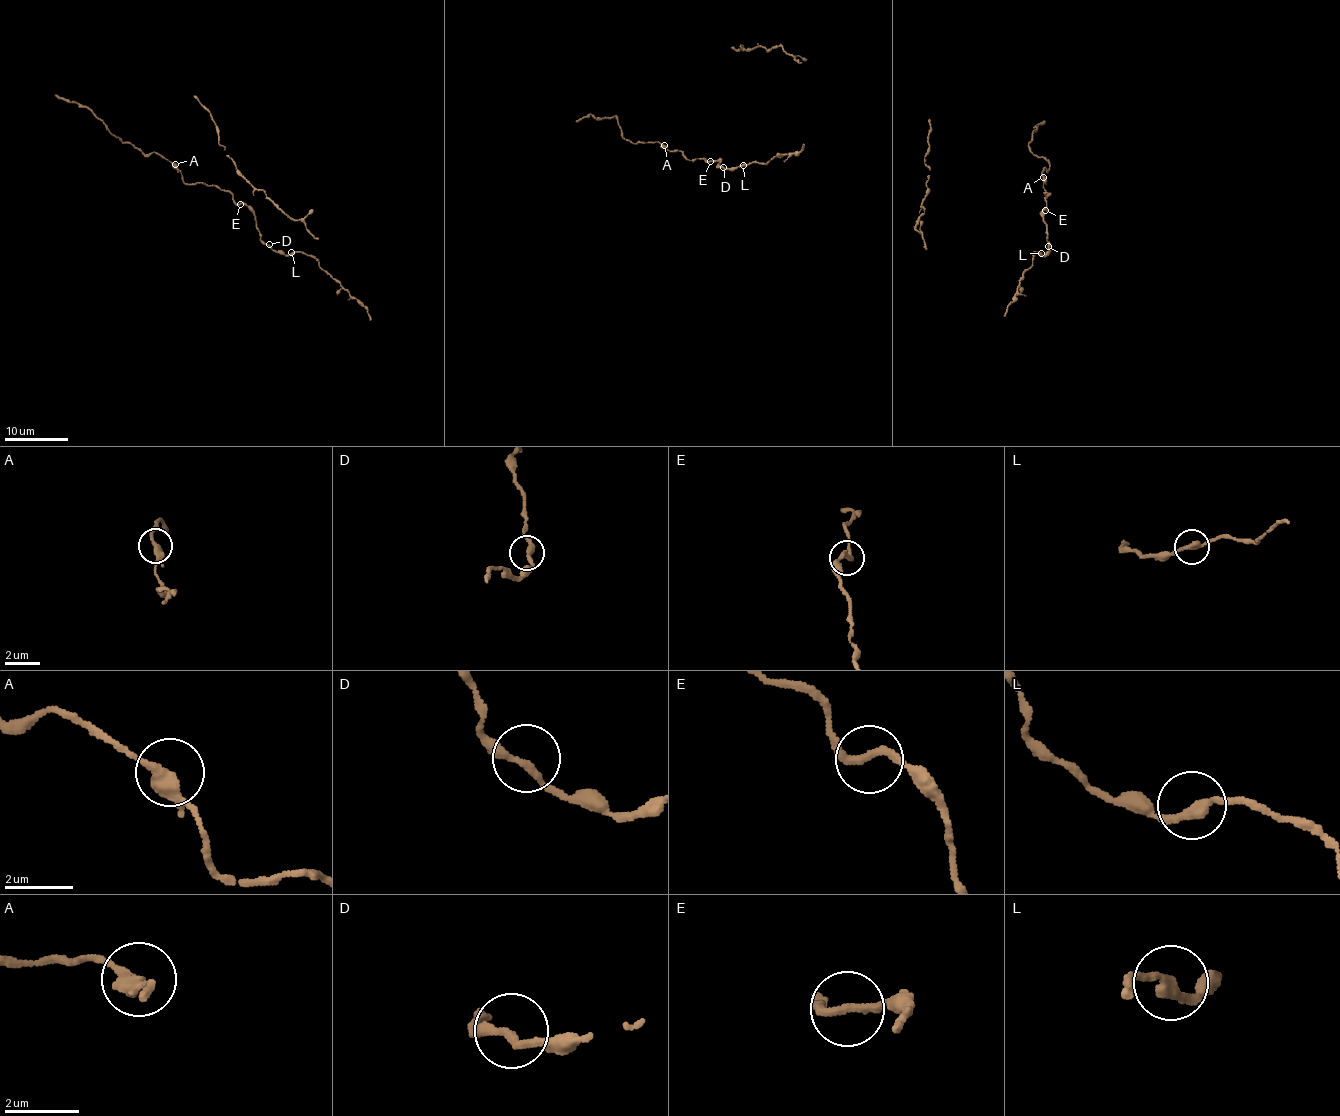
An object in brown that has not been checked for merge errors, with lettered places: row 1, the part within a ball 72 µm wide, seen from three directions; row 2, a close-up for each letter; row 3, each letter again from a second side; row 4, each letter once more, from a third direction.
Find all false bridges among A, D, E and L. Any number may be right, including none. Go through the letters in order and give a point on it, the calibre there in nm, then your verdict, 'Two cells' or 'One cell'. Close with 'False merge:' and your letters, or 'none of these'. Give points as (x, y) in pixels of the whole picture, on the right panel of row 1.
A: Place: (1043, 177). Thickness 280 nm. One cell
D: Place: (1048, 246). Thickness 220 nm. One cell
E: Place: (1045, 210). Thickness 240 nm. One cell
L: Place: (1041, 253). Thickness 260 nm. One cell
False merge: none of these

